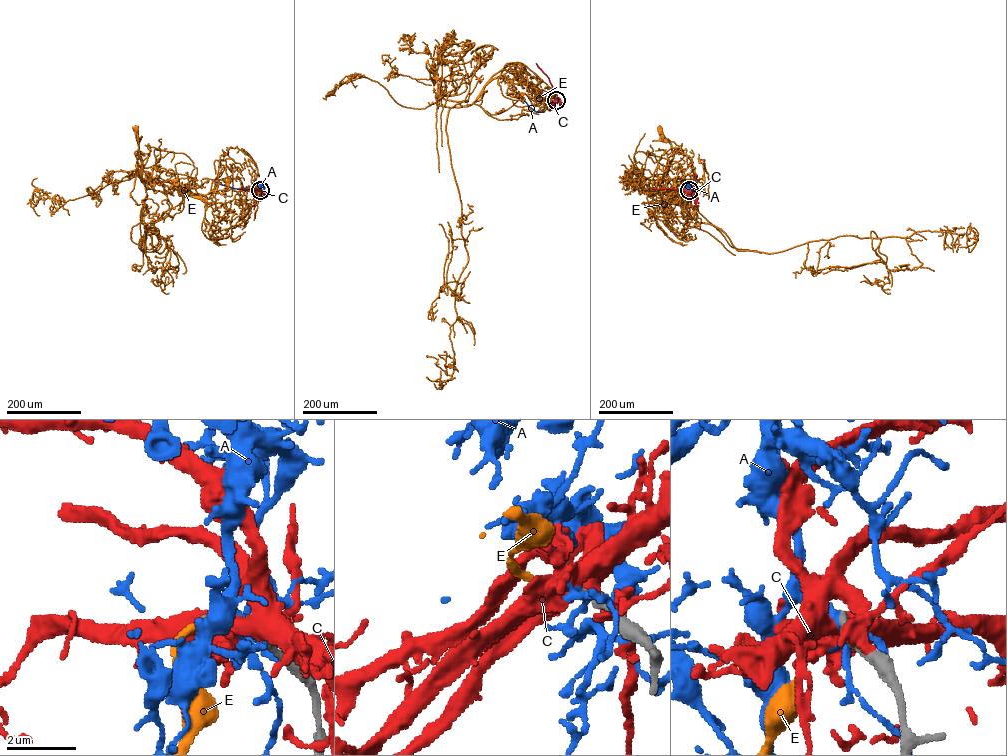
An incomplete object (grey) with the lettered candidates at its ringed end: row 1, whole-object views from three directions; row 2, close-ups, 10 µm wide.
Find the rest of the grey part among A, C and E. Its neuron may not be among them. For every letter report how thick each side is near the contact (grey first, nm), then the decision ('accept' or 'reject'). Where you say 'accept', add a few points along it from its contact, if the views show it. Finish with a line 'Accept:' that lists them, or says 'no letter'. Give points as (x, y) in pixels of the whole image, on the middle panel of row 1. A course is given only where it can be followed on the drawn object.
A: 260 nm thick on the grey side, 200 nm on the other; reject
C: 320 nm thick on the grey side, 480 nm on the other; reject
E: 220 nm thick on the grey side, 200 nm on the other; accept; it runs (556, 100), (536, 74), (515, 62), (495, 73), (471, 104), (444, 107), (432, 71)
Accept: E

